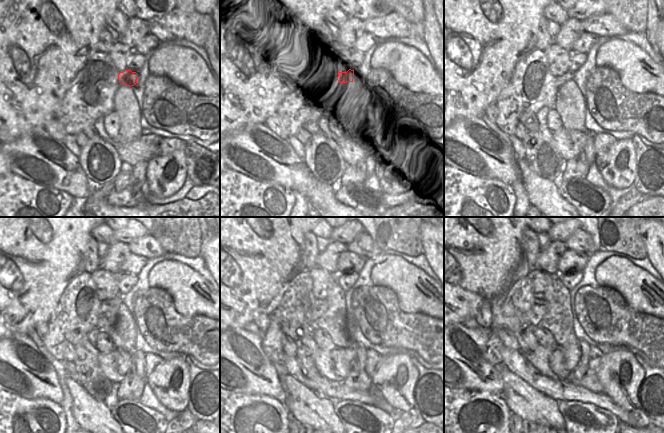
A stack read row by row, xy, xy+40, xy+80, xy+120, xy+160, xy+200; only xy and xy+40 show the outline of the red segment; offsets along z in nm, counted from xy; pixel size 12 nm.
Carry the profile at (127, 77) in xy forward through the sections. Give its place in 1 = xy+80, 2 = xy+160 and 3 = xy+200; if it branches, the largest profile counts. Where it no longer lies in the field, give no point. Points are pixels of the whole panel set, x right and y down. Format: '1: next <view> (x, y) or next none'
1: next xy+80 (561, 79)
2: next xy+160 (320, 307)
3: next xy+200 (538, 311)

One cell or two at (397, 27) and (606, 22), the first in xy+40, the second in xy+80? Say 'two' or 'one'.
one

